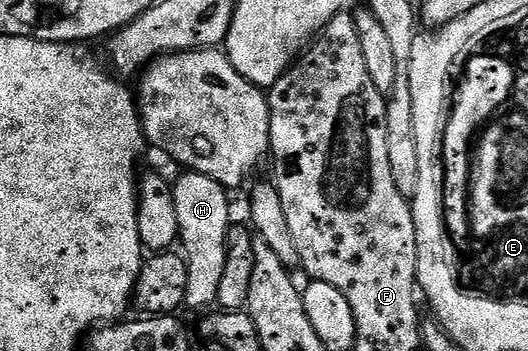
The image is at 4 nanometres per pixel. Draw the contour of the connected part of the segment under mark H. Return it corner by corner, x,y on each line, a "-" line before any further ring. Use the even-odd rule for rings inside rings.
190,172
180,173
182,176
172,181
175,198
175,214
179,222
179,244
183,249
187,266
187,294
184,307
201,308
204,304
217,304
219,284
227,262
227,242
231,221
229,221
230,193
219,182
207,178
207,174

